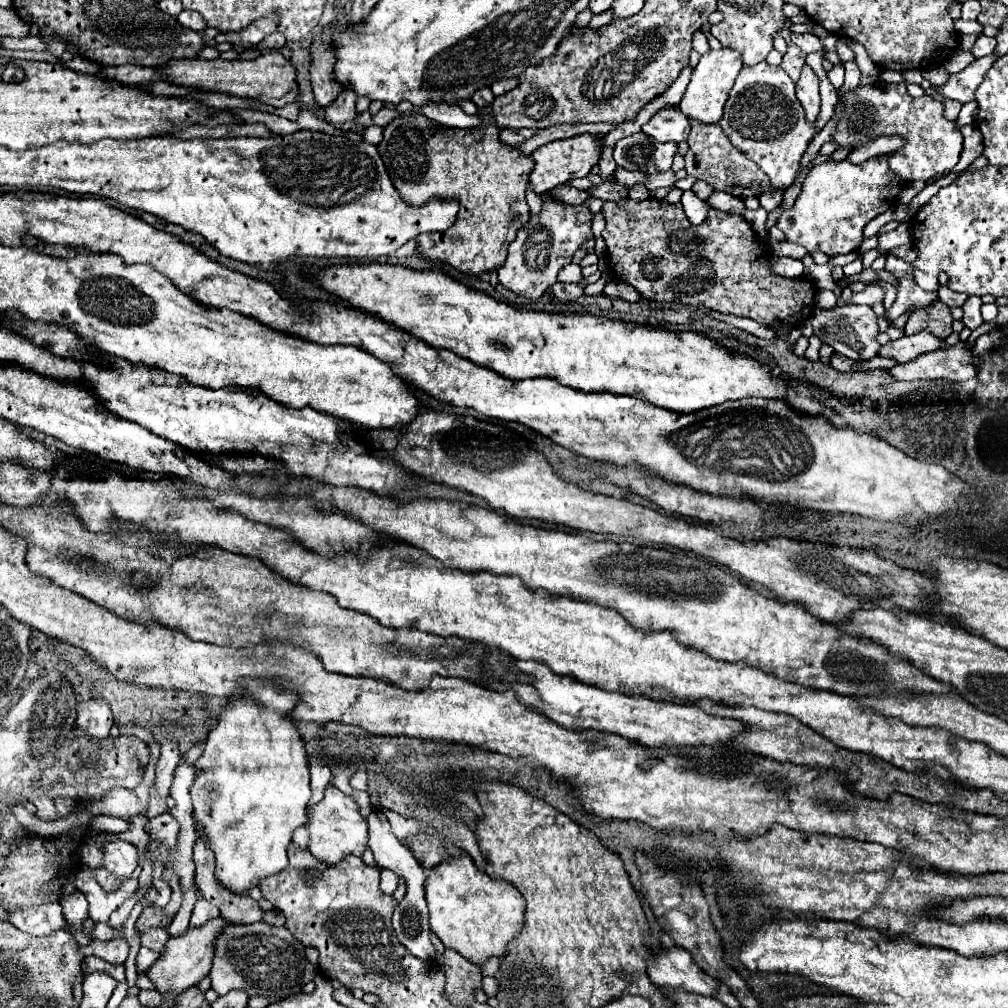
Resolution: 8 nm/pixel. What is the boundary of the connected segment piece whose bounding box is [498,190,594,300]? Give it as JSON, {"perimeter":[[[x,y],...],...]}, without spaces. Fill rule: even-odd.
{"perimeter":[[[554,190],[544,192],[542,194],[542,210],[538,214],[530,212],[530,220],[524,224],[524,228],[518,230],[516,240],[508,248],[506,262],[498,268],[498,280],[500,280],[500,284],[504,288],[512,290],[518,296],[532,298],[532,300],[540,298],[556,282],[556,276],[558,276],[560,268],[566,266],[566,264],[570,264],[574,252],[580,250],[582,244],[592,238],[592,228],[590,228],[592,226],[592,216],[594,214],[592,214],[592,210],[586,204],[580,204],[580,206],[564,204],[564,202],[560,202],[560,200],[554,198]]]}

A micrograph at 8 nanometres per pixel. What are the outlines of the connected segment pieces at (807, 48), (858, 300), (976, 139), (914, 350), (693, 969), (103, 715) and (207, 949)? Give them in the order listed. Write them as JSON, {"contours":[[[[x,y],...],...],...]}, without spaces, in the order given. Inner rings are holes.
{"contours":[[[[806,32],[806,34],[790,34],[790,40],[792,40],[798,48],[802,48],[806,54],[822,50],[822,42],[820,42],[814,34],[810,34],[810,32]]],[[[870,284],[870,286],[866,286],[864,292],[852,296],[852,304],[870,304],[872,306],[882,300],[884,300],[884,288],[876,286],[876,284]]],[[[966,124],[960,128],[962,136],[964,136],[964,150],[962,150],[962,156],[960,156],[960,162],[951,170],[951,173],[958,174],[960,172],[960,166],[962,170],[966,170],[980,154],[982,154],[982,134],[978,130],[976,124]]],[[[918,332],[912,336],[902,336],[886,346],[880,348],[880,356],[888,356],[888,358],[896,358],[898,362],[910,362],[916,360],[922,354],[940,350],[944,346],[944,338],[934,336],[932,332]]],[[[684,948],[654,954],[648,960],[648,976],[660,988],[680,988],[700,996],[714,996],[718,990],[718,980],[708,976]]],[[[88,700],[80,704],[76,728],[90,738],[108,738],[112,728],[112,712],[104,700]]],[[[214,918],[202,928],[190,928],[184,936],[170,938],[166,942],[166,948],[160,952],[158,960],[146,970],[146,976],[152,980],[154,988],[164,996],[178,996],[180,992],[198,984],[204,976],[208,976],[212,968],[212,944],[224,924],[226,922],[222,918]]]]}

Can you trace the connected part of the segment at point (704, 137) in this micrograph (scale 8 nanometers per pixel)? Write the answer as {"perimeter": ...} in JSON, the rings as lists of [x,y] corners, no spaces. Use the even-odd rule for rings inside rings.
{"perimeter":[[[690,118],[691,132],[687,142],[689,145],[686,158],[686,172],[690,176],[696,176],[698,180],[704,180],[714,190],[724,190],[736,198],[748,198],[748,196],[760,196],[764,192],[774,190],[768,184],[768,178],[756,164],[752,164],[738,148],[732,148],[728,144],[728,138],[724,136],[722,128],[718,124],[700,124],[698,120]]]}

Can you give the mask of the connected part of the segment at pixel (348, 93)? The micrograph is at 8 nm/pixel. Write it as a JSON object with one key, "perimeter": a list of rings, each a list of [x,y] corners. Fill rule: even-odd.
{"perimeter":[[[344,86],[342,92],[340,92],[340,96],[336,100],[332,100],[332,104],[326,106],[326,118],[332,124],[352,122],[354,116],[356,116],[356,108],[354,108],[356,98],[358,98],[356,92],[350,86]]]}

